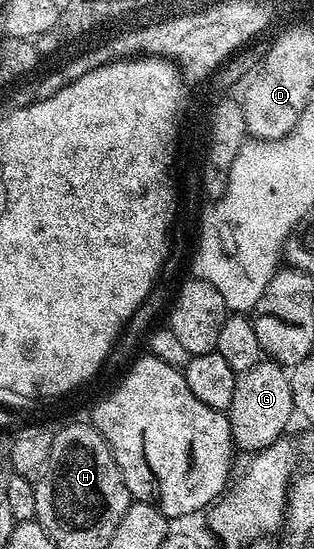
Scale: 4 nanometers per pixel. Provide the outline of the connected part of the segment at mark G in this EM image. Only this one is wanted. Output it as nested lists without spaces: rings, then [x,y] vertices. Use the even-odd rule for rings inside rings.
[[[262,361],[256,367],[252,367],[250,371],[240,372],[235,381],[235,397],[231,397],[231,405],[227,414],[233,442],[240,450],[242,447],[243,450],[249,451],[248,453],[256,453],[274,443],[276,439],[282,438],[286,434],[285,425],[289,418],[294,418],[295,415],[286,368],[282,367],[280,363]]]

